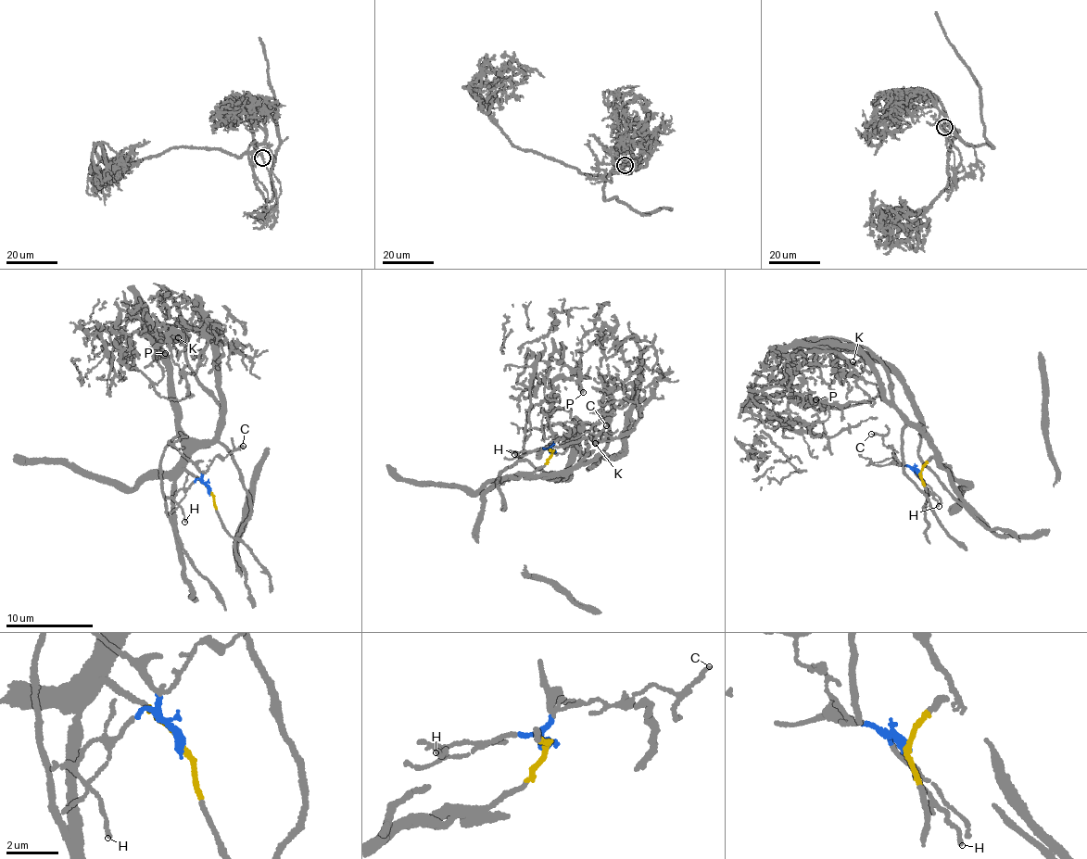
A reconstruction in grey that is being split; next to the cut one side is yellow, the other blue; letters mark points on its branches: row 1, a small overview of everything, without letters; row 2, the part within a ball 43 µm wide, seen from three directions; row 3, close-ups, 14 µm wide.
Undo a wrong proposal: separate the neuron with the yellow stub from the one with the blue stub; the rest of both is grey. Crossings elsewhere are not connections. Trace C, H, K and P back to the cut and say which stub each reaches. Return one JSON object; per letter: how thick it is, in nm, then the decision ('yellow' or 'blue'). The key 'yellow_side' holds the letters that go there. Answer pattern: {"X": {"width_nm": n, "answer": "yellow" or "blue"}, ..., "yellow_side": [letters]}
{"C": {"width_nm": 160, "answer": "blue"}, "H": {"width_nm": 140, "answer": "blue"}, "K": {"width_nm": 150, "answer": "yellow"}, "P": {"width_nm": 240, "answer": "yellow"}, "yellow_side": ["K", "P"]}

